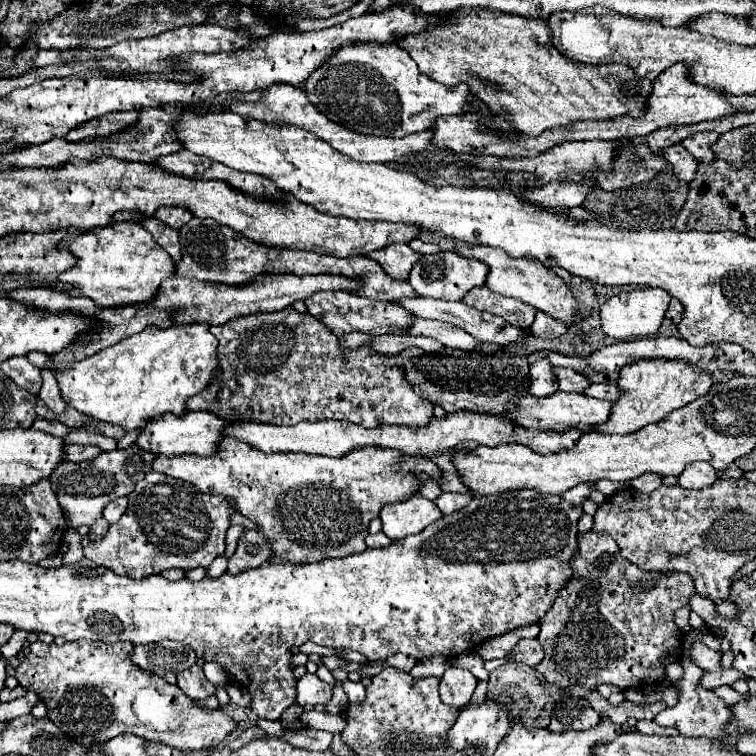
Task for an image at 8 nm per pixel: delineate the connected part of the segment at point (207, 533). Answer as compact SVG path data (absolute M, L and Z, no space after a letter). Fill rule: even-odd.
M150 471L132 491L130 505L116 525L110 525L106 537L84 547L84 557L116 575L142 579L166 569L208 567L224 553L224 539L234 509L222 497L202 495L192 485L164 473Z

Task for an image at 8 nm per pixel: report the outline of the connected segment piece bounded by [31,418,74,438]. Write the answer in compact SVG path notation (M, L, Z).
M37 418L36 421L34 421L31 428L62 438L74 430L57 420L47 420L40 418Z

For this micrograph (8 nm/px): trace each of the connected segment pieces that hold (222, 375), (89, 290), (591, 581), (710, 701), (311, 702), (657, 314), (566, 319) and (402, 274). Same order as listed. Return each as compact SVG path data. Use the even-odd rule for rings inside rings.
M292 307L272 313L250 313L234 317L224 325L210 327L210 333L218 339L218 371L204 391L186 401L188 411L212 411L224 419L254 419L274 425L344 419L362 427L424 427L434 417L432 403L426 403L426 399L418 397L410 383L406 383L406 377L402 377L402 363L422 355L422 349L408 349L400 355L378 355L368 347L350 351L344 349L338 343L338 337L330 335L330 331L326 331L318 319L308 313L302 315Z
M114 223L96 227L82 235L68 235L60 243L78 257L78 263L60 275L64 285L76 285L72 297L86 295L100 307L124 307L134 303L150 303L158 293L162 279L174 273L172 257L144 231L140 223Z
M596 531L580 535L580 549L572 561L572 569L572 581L560 591L552 609L540 621L538 641L544 649L544 659L534 669L540 671L548 683L562 689L562 701L570 699L568 691L574 685L596 691L602 683L614 683L626 691L662 683L666 665L678 661L682 653L682 635L674 625L674 611L688 605L694 595L692 577L686 573L646 573L620 555L620 549L610 535ZM632 583L640 583L640 587L632 589Z
M684 651L684 655L682 655L682 665L684 665L684 675L678 681L678 693L680 693L678 695L678 705L658 713L654 721L662 727L676 727L686 737L706 737L706 739L726 737L728 723L734 719L730 707L714 691L708 691L708 689L700 687L700 679L704 675L704 671L690 661L688 651Z
M306 673L296 687L298 695L296 695L296 705L300 707L318 707L318 705L326 705L332 697L332 685L324 683L318 679L318 675L310 675Z
M644 287L644 289L634 289L634 291L622 291L620 295L608 299L602 305L600 317L602 317L602 331L608 337L614 337L616 341L632 341L638 337L650 337L658 331L664 313L668 309L670 303L670 295L666 295L666 291L662 289L652 289L652 287Z
M460 247L456 249L456 253L464 255L464 257L474 257L484 261L490 267L488 273L488 281L486 287L498 295L504 297L514 297L520 299L522 303L558 319L564 325L574 325L578 307L576 307L576 299L572 297L572 291L568 289L568 285L554 275L550 269L542 267L540 263L534 263L532 259L514 259L510 255L506 255L502 249L492 249L492 247Z
M390 245L374 253L374 259L378 259L386 267L386 271L390 271L390 275L398 275L398 279L406 279L412 265L420 257L422 255L418 251L412 251L408 245Z

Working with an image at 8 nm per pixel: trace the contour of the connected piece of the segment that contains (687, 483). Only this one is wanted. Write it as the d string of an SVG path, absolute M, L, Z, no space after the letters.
M690 463L678 475L678 485L684 489L702 489L702 487L710 487L714 479L718 479L718 473L710 463Z

